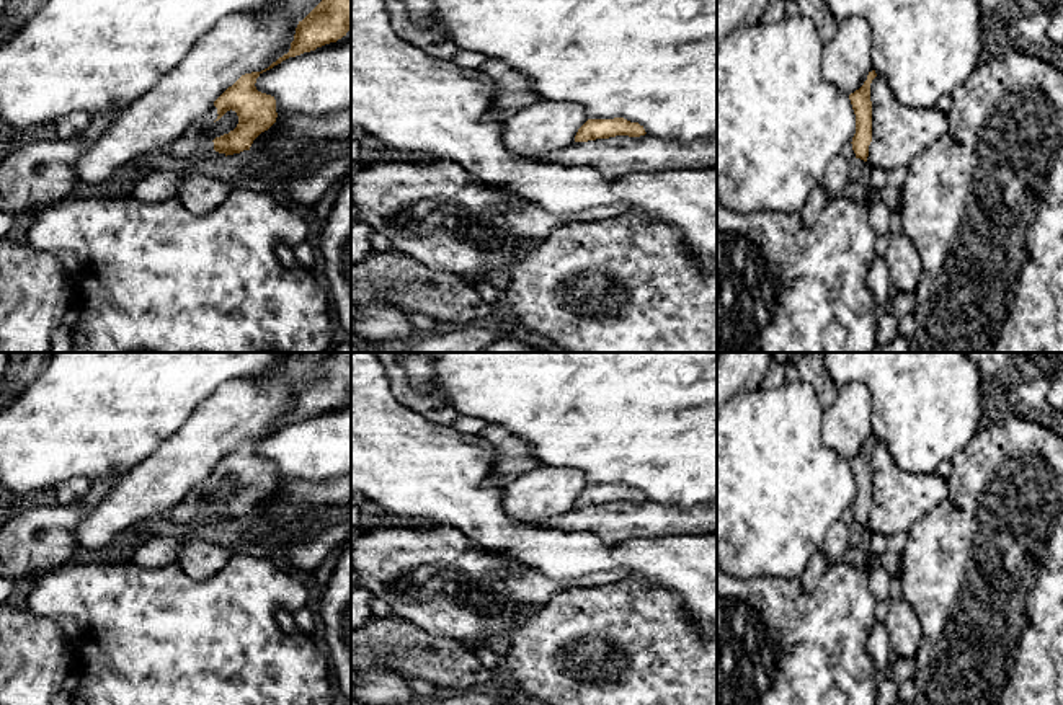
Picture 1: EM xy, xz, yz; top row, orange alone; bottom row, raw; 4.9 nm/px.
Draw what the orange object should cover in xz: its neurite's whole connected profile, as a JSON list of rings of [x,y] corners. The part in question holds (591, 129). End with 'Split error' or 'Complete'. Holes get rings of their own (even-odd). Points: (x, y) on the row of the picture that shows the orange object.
[[[624,118],[614,119],[588,119],[576,132],[575,142],[588,142],[596,139],[609,139],[616,135],[640,137],[645,135],[643,126],[630,122]]]. Complete

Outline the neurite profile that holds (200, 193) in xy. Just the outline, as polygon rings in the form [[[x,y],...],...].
[[[202,173],[185,175],[176,197],[194,214],[204,214],[219,207],[230,194],[232,188],[217,178]]]

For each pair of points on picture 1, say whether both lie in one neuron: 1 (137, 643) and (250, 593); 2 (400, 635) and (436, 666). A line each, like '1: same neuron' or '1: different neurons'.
1: same neuron
2: same neuron

